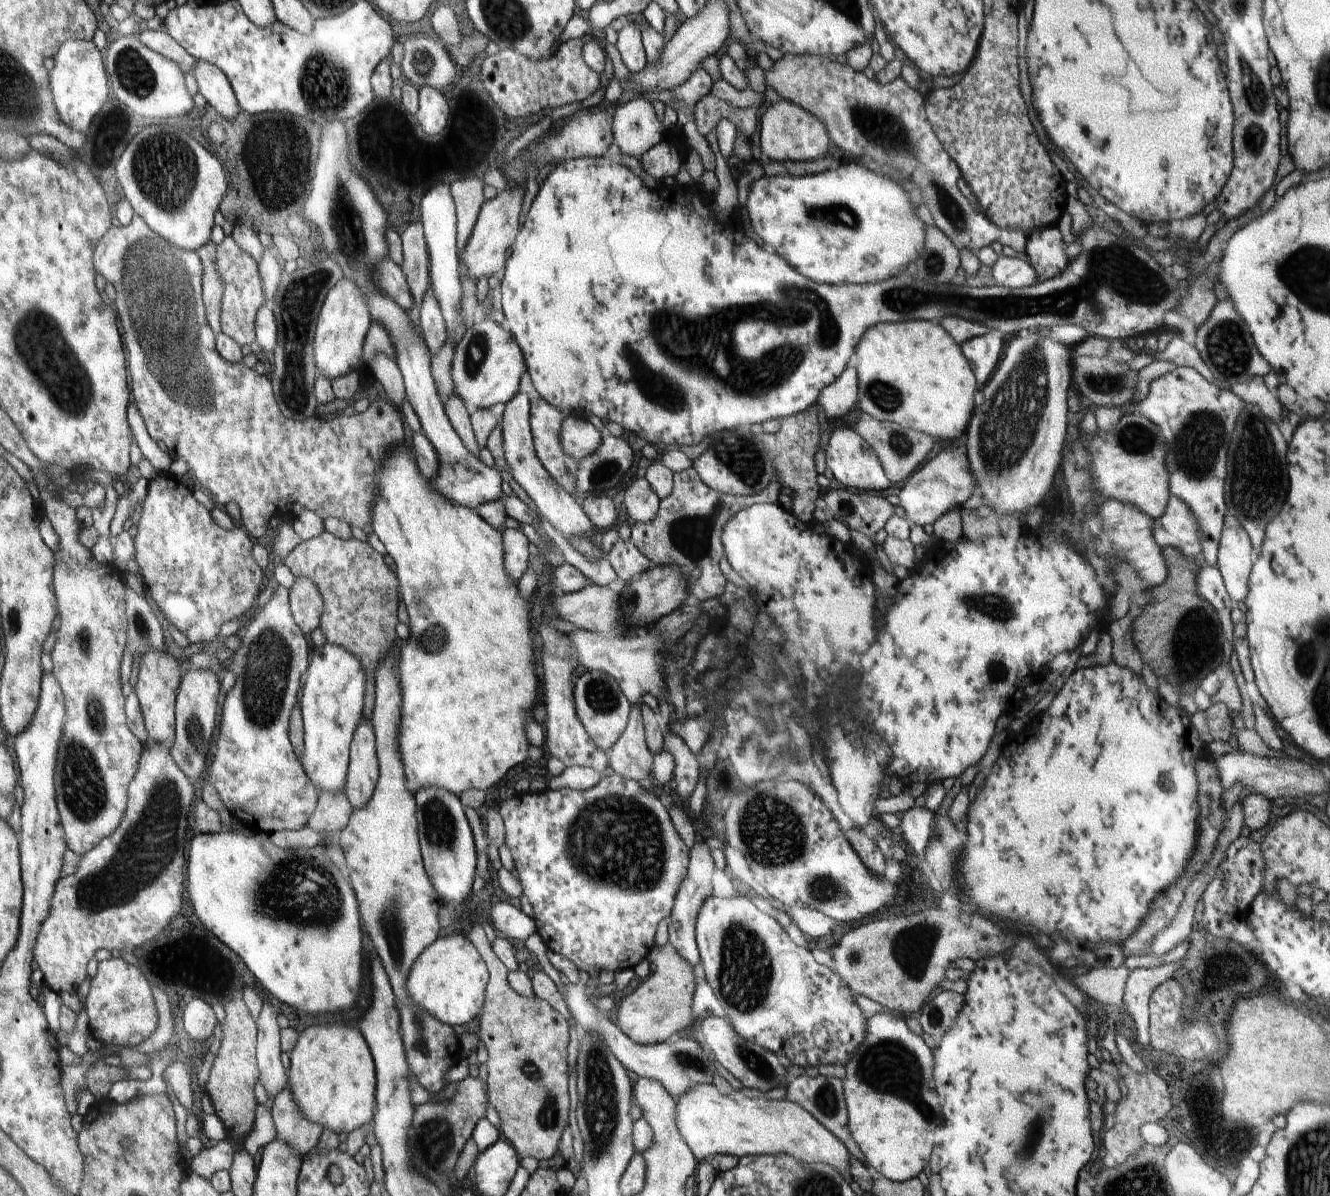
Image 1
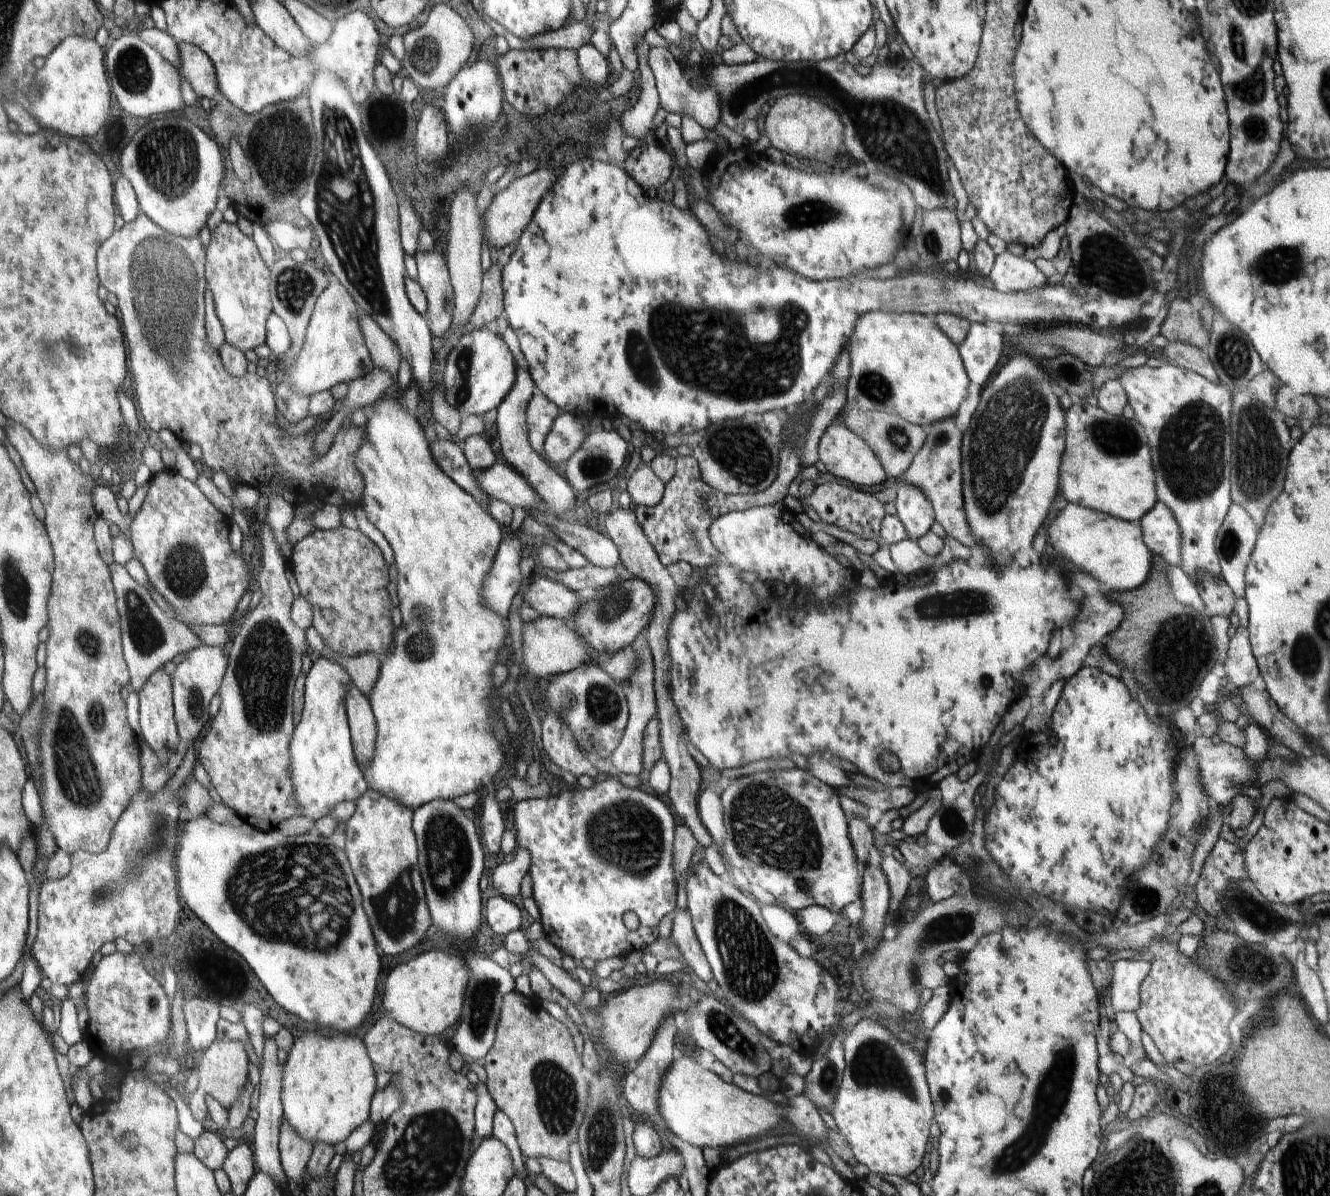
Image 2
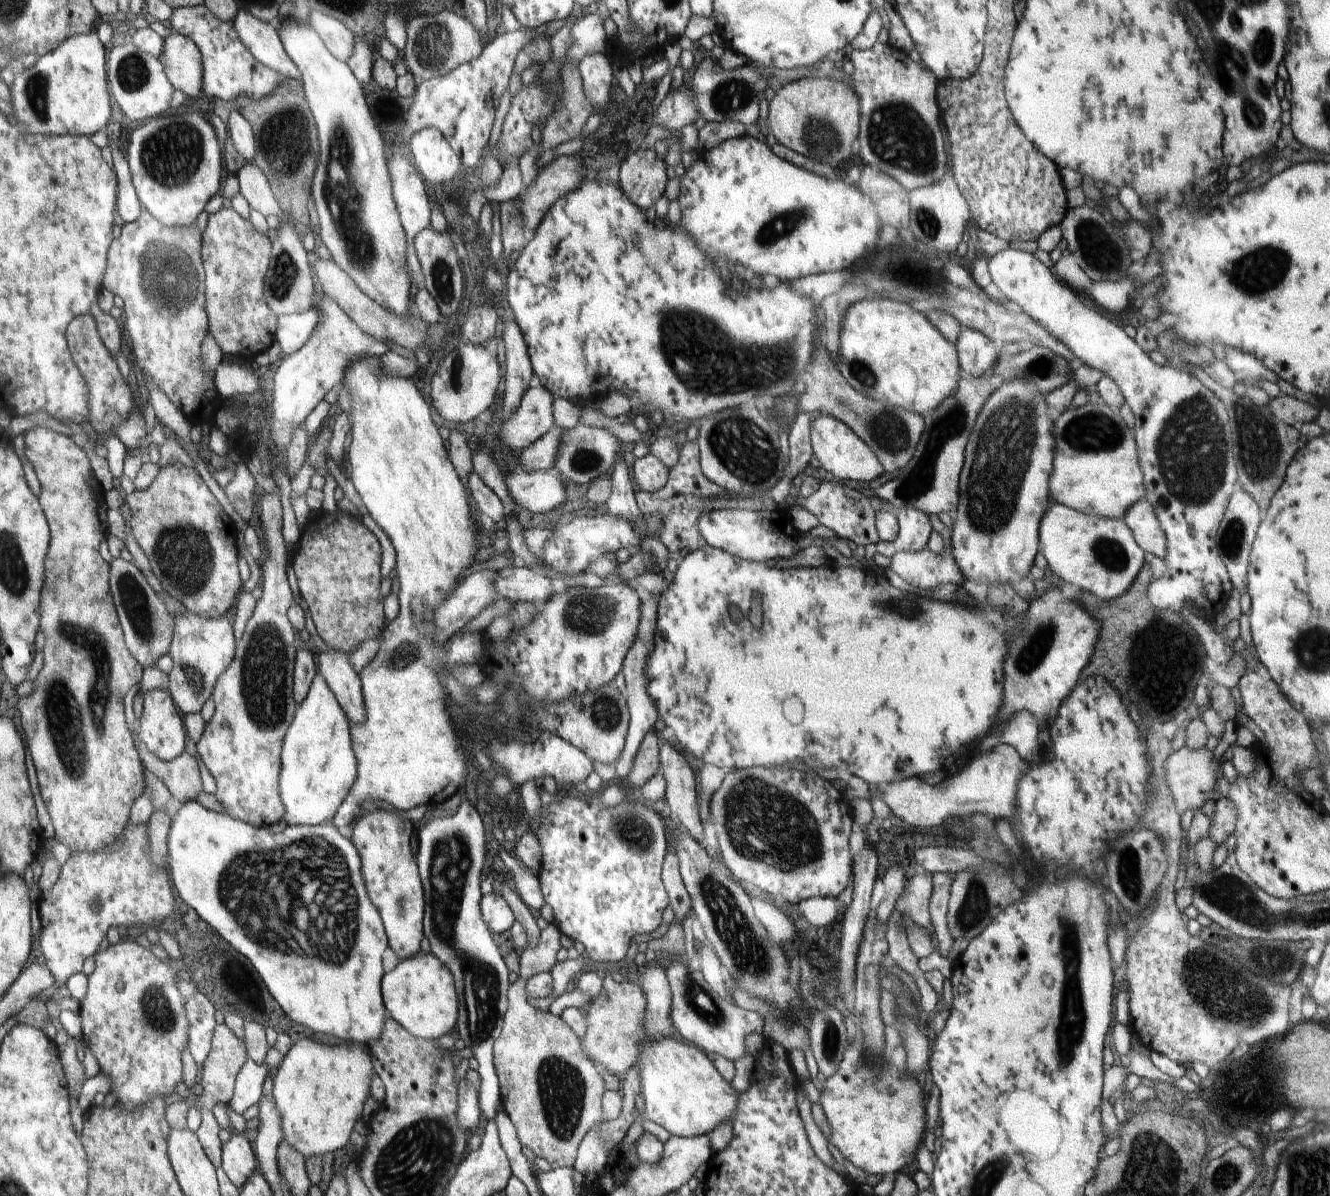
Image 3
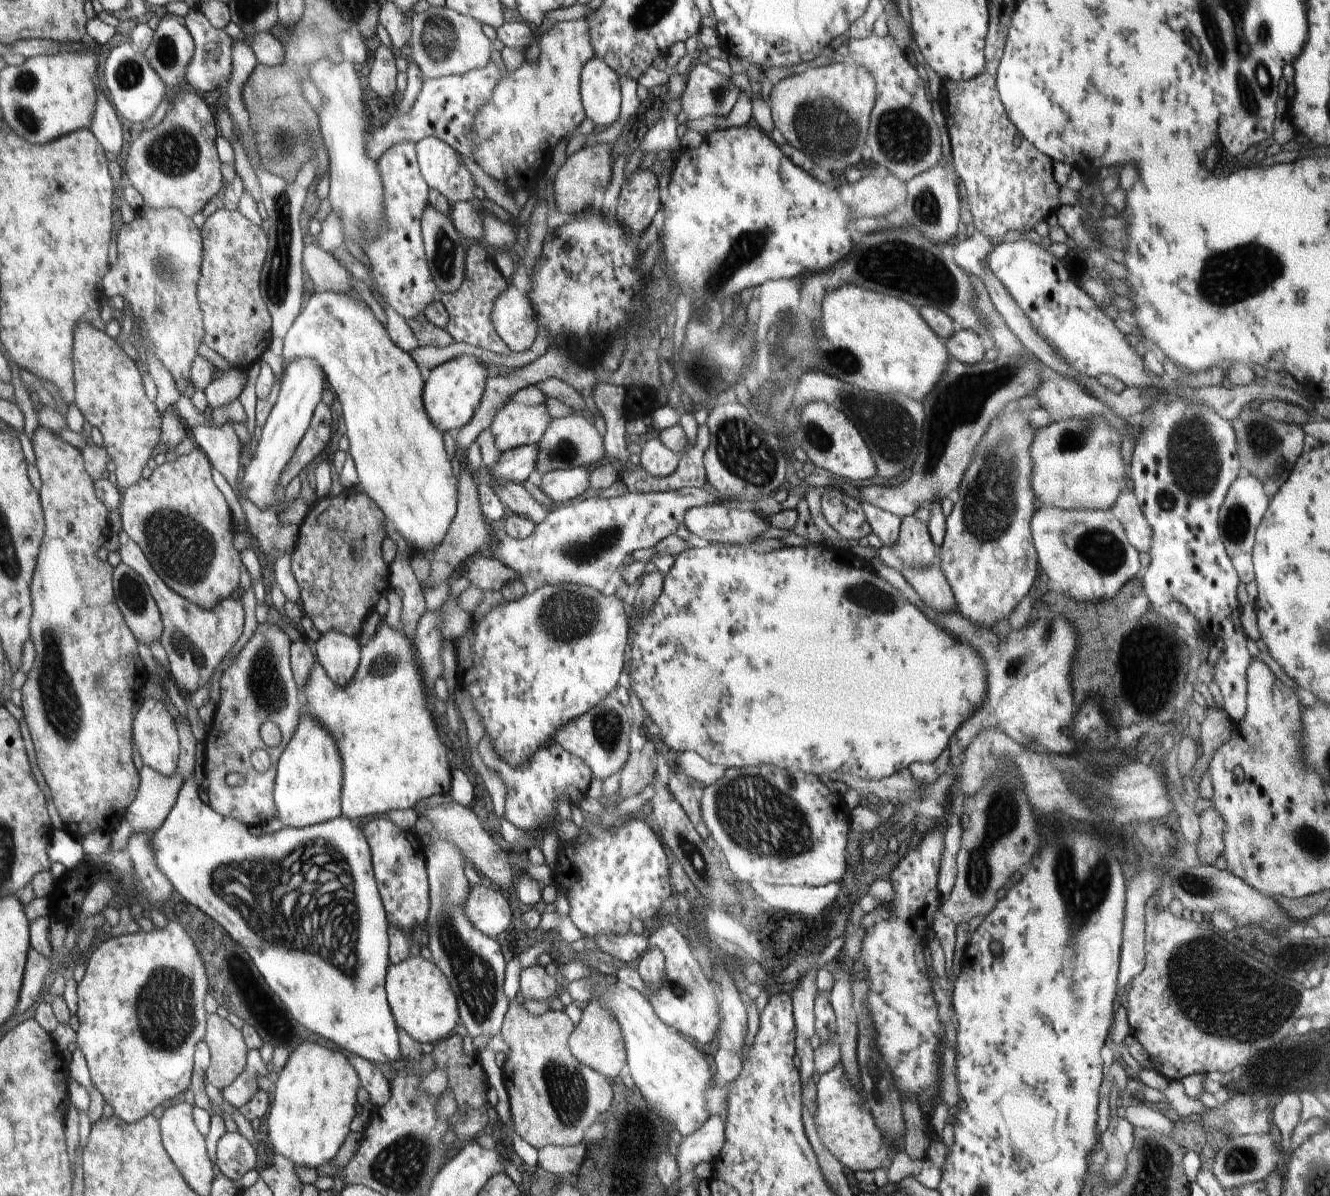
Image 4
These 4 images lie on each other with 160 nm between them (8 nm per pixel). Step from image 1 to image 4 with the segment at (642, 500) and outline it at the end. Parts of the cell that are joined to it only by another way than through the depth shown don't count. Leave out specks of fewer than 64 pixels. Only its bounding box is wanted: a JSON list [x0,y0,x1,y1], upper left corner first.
[640,439,679,478]

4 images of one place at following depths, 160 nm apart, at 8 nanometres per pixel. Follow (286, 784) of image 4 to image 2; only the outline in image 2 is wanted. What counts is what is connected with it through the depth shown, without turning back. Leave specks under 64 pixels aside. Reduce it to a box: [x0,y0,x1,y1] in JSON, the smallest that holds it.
[289,657,369,822]

